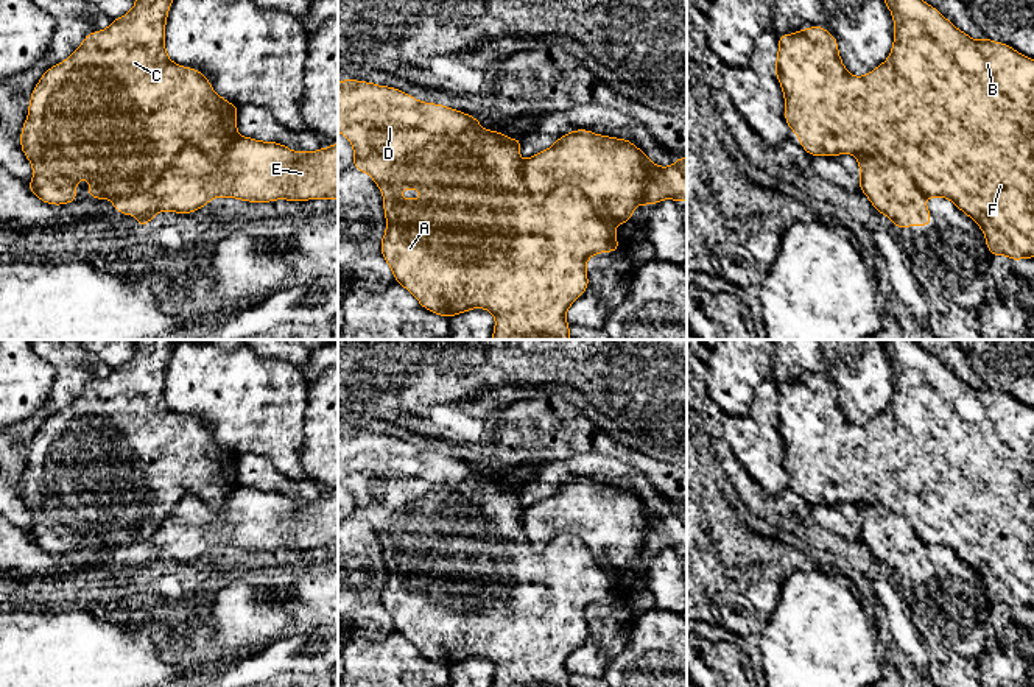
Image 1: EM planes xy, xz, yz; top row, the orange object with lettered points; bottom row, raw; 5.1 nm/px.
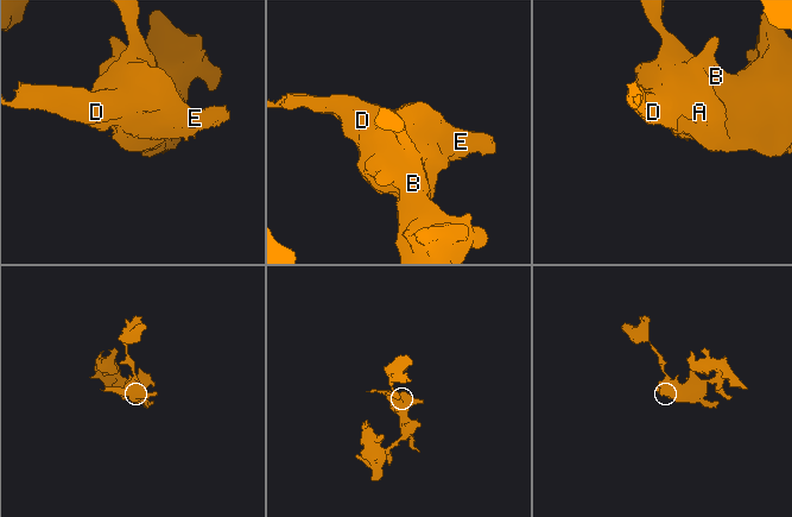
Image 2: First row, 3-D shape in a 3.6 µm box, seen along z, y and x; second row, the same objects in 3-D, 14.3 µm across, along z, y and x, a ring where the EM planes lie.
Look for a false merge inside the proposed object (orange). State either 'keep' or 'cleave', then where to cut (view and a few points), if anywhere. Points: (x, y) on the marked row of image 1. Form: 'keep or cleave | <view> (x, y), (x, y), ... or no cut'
cleave | xy (237, 133), (215, 156), (187, 145), (151, 186), (112, 200)

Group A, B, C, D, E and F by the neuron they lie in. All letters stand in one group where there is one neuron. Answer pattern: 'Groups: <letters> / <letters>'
Groups: A B C D F / E

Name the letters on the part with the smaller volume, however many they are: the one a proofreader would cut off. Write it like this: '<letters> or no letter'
E

